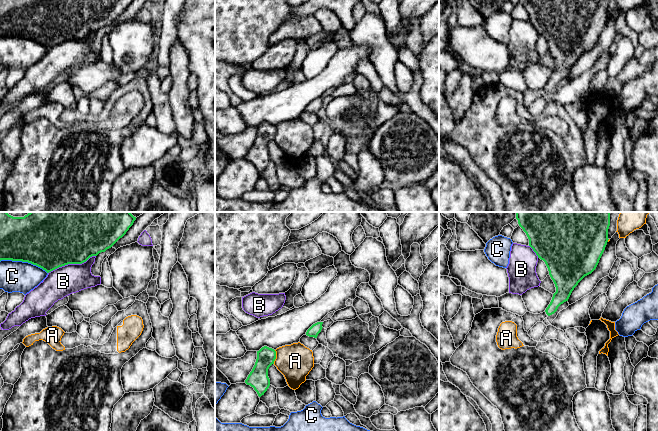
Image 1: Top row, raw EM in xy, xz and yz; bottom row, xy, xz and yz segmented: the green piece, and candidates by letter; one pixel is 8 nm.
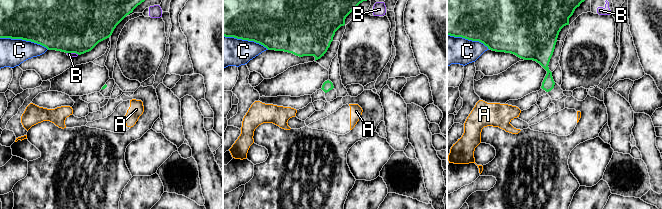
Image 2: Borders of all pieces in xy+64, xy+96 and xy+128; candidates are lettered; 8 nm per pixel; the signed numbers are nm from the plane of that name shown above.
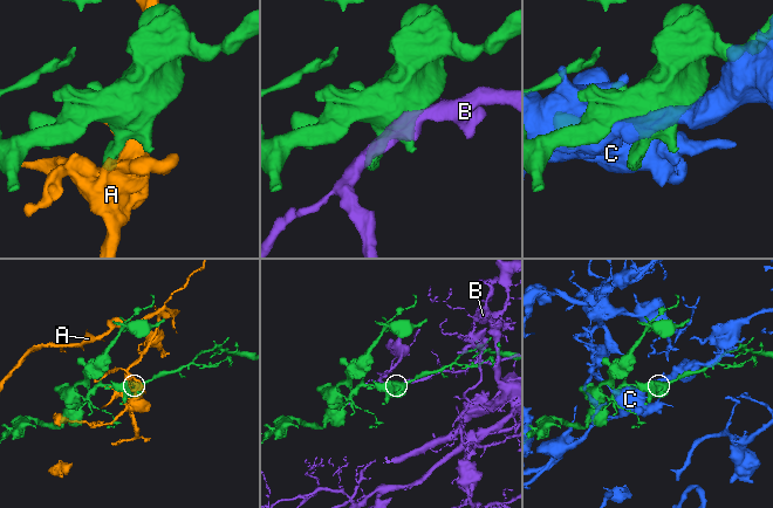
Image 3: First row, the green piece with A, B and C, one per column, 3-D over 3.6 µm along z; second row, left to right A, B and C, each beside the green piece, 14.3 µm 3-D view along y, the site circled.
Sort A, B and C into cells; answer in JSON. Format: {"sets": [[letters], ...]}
{"sets": [["A"], ["B"], ["C"]]}

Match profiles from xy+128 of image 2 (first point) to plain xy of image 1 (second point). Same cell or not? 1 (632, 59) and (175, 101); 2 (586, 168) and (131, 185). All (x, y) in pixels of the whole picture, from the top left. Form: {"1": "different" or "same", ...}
{"1": "different", "2": "different"}

